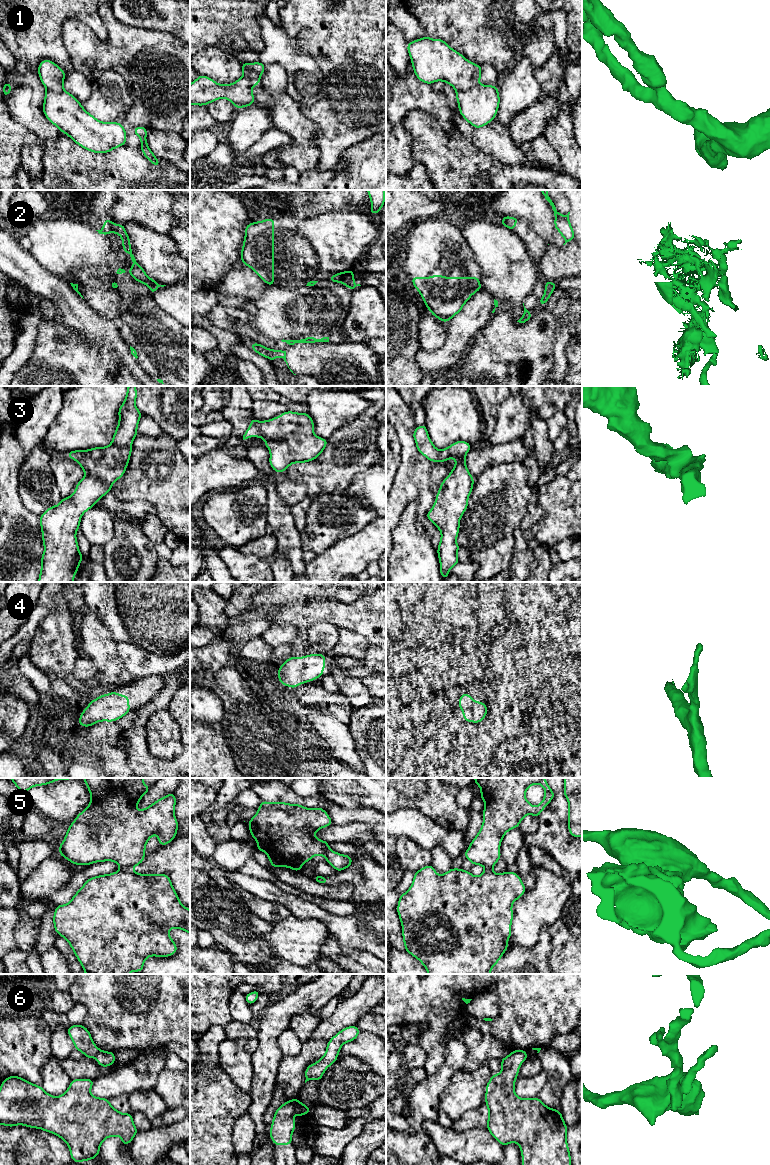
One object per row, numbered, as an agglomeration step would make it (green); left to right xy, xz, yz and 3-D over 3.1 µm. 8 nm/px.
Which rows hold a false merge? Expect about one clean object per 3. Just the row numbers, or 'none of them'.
1, 2, 5, 6

